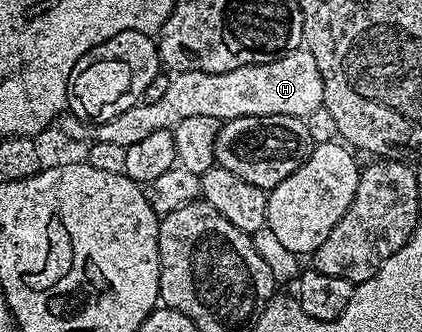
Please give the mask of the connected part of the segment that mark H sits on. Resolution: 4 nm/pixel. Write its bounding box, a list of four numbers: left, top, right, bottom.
[92,50,324,146]

